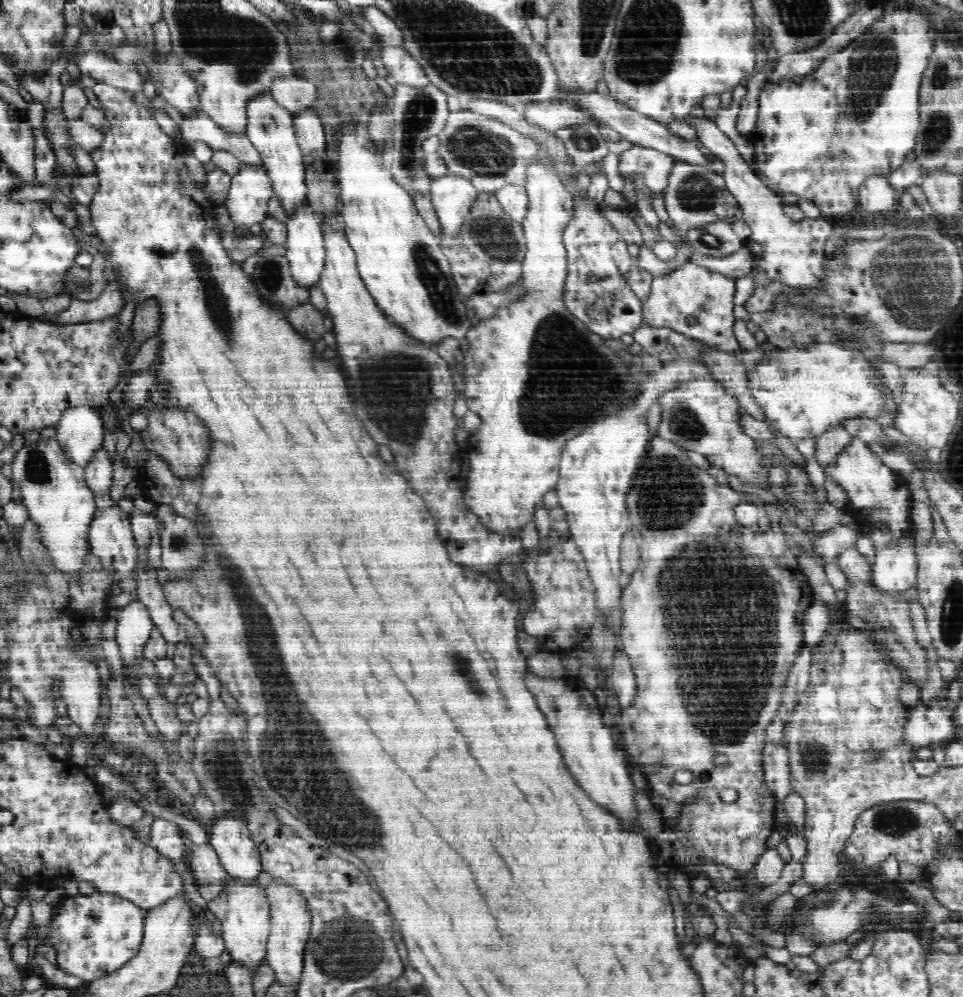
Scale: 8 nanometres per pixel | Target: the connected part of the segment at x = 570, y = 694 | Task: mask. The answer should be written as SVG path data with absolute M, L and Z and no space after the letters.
M527 673L525 680L528 690L536 696L536 702L538 702L538 708L542 710L542 714L558 712L558 714L546 714L546 720L550 722L550 730L554 730L554 734L558 738L558 748L562 750L564 762L566 762L566 766L570 766L570 772L574 774L574 780L578 782L578 786L582 786L594 802L598 802L610 814L614 814L616 818L619 818L626 831L628 831L628 828L623 824L624 822L630 822L630 824L634 822L634 826L638 828L638 824L636 824L636 804L634 804L634 784L628 776L627 754L622 752L622 748L616 748L615 740L612 740L612 733L615 729L604 725L602 721L603 711L600 710L593 693L588 691L586 687L576 687L576 684L572 684L570 690L568 688L564 690L559 679L548 679L530 673Z

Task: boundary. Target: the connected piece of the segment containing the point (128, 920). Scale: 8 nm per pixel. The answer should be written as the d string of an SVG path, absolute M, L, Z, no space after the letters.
M94 891L90 895L78 894L65 899L61 909L51 919L52 944L58 950L58 968L84 981L92 981L112 974L136 956L143 941L147 911L134 904L132 899L122 898L110 891Z

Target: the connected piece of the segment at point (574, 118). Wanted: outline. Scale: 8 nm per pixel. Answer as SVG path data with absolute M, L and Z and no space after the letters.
M558 101L526 104L523 115L530 124L548 132L555 132L578 123L595 122L593 116L584 112L579 106Z

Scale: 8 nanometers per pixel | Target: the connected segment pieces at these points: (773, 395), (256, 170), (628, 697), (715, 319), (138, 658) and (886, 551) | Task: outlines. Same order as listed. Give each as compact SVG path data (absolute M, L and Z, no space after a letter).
M814 343L792 347L774 347L755 369L747 372L750 392L758 403L768 425L779 434L798 443L804 438L814 439L826 430L842 428L845 420L854 417L873 419L884 406L884 380L865 352L838 343Z
M244 164L240 172L231 178L223 205L234 226L250 227L264 220L268 213L268 200L272 196L274 189L263 165Z
M620 652L613 657L612 669L612 686L618 696L619 705L622 709L628 708L637 693L637 684L635 674L629 659L625 652Z
M688 261L674 272L655 276L650 296L642 300L642 321L650 327L667 327L693 340L735 353L741 349L734 335L736 279Z
M135 597L126 606L119 608L118 618L112 626L116 628L115 640L121 652L123 672L126 672L123 675L136 690L137 682L142 676L144 645L148 642L154 626L148 607Z
M902 539L892 547L876 550L875 562L871 565L871 584L887 596L904 594L905 590L916 586L915 547L915 539Z

